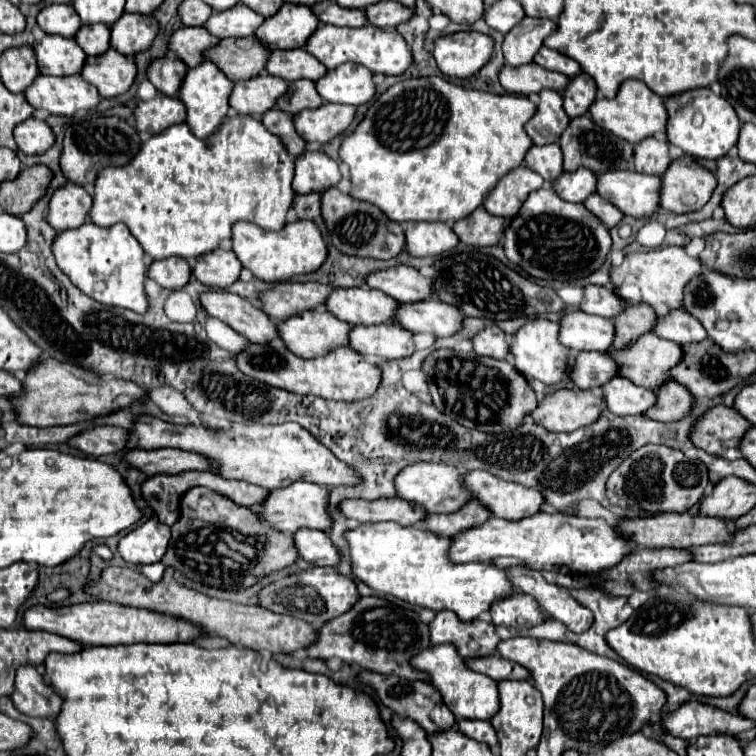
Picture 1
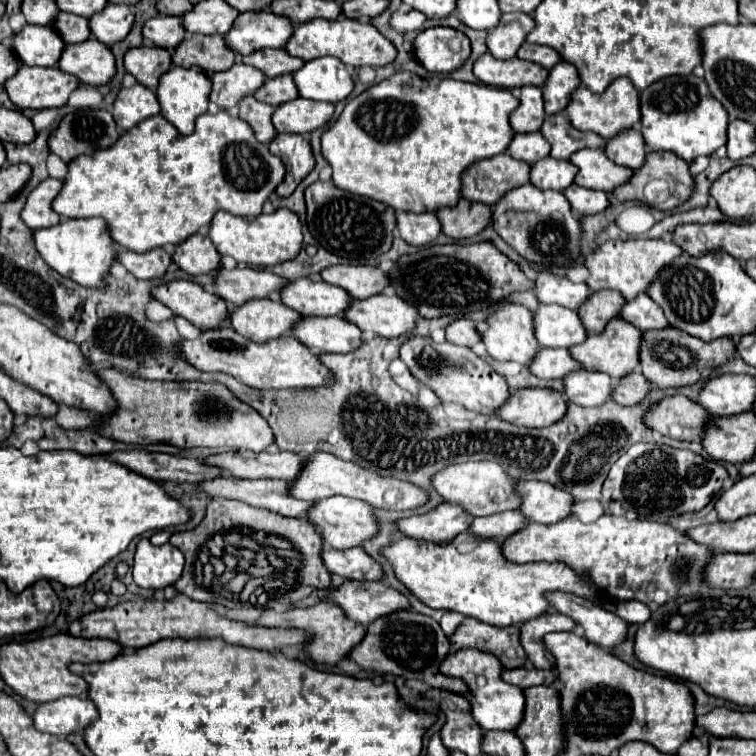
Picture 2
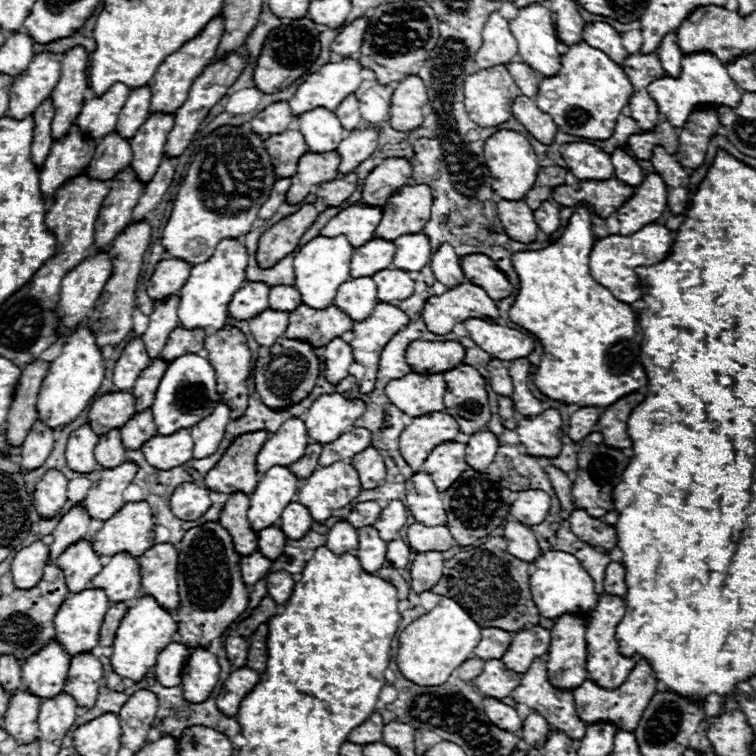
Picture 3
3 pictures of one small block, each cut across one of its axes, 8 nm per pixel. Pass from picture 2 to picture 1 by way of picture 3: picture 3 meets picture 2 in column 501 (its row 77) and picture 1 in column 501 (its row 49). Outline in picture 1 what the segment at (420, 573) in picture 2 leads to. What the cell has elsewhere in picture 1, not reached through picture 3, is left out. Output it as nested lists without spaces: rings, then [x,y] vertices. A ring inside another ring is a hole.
[[[364,522],[344,532],[348,542],[352,574],[374,592],[400,598],[438,610],[452,610],[460,620],[476,620],[496,600],[514,592],[506,572],[488,562],[454,564],[446,558],[450,540],[438,538],[420,526],[400,526],[394,522]]]

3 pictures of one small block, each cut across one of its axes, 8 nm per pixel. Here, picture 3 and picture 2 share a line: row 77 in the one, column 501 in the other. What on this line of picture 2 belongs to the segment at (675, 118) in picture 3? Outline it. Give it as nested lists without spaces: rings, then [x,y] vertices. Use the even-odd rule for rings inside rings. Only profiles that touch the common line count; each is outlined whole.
[[[472,648],[450,652],[448,658],[442,662],[440,672],[444,676],[454,676],[454,678],[460,678],[460,680],[466,682],[466,686],[468,686],[466,698],[470,700],[474,720],[484,730],[514,730],[516,724],[522,720],[524,694],[518,686],[506,684],[500,678],[502,664],[494,654],[482,652],[482,650],[472,650]]]

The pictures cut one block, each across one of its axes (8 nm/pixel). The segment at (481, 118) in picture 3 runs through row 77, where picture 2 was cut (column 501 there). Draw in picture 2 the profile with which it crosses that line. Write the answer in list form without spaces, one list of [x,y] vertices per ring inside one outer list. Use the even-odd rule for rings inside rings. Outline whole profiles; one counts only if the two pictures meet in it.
[[[464,462],[448,466],[434,474],[432,486],[446,502],[462,506],[470,516],[490,516],[520,506],[520,500],[514,494],[514,480],[496,462]]]

